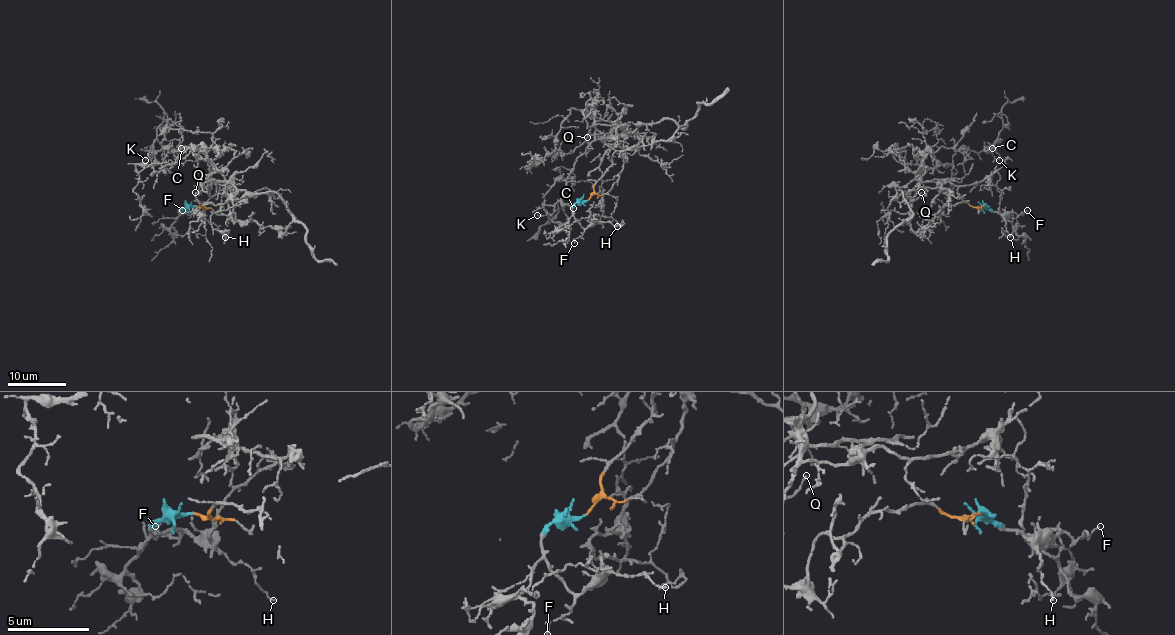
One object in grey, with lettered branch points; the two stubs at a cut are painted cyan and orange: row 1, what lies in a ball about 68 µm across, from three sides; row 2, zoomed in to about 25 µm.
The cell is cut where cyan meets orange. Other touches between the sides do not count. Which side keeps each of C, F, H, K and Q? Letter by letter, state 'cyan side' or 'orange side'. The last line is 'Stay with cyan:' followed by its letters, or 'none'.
C: orange side
F: cyan side
H: cyan side
K: orange side
Q: orange side
Stay with cyan: F, H

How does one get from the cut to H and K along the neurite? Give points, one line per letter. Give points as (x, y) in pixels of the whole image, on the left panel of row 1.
H: (196, 206), (187, 206), (181, 211), (191, 211), (206, 219), (218, 226), (225, 236)
K: (197, 206), (279, 233), (293, 219), (276, 192), (237, 189), (201, 153), (151, 148), (146, 160)

